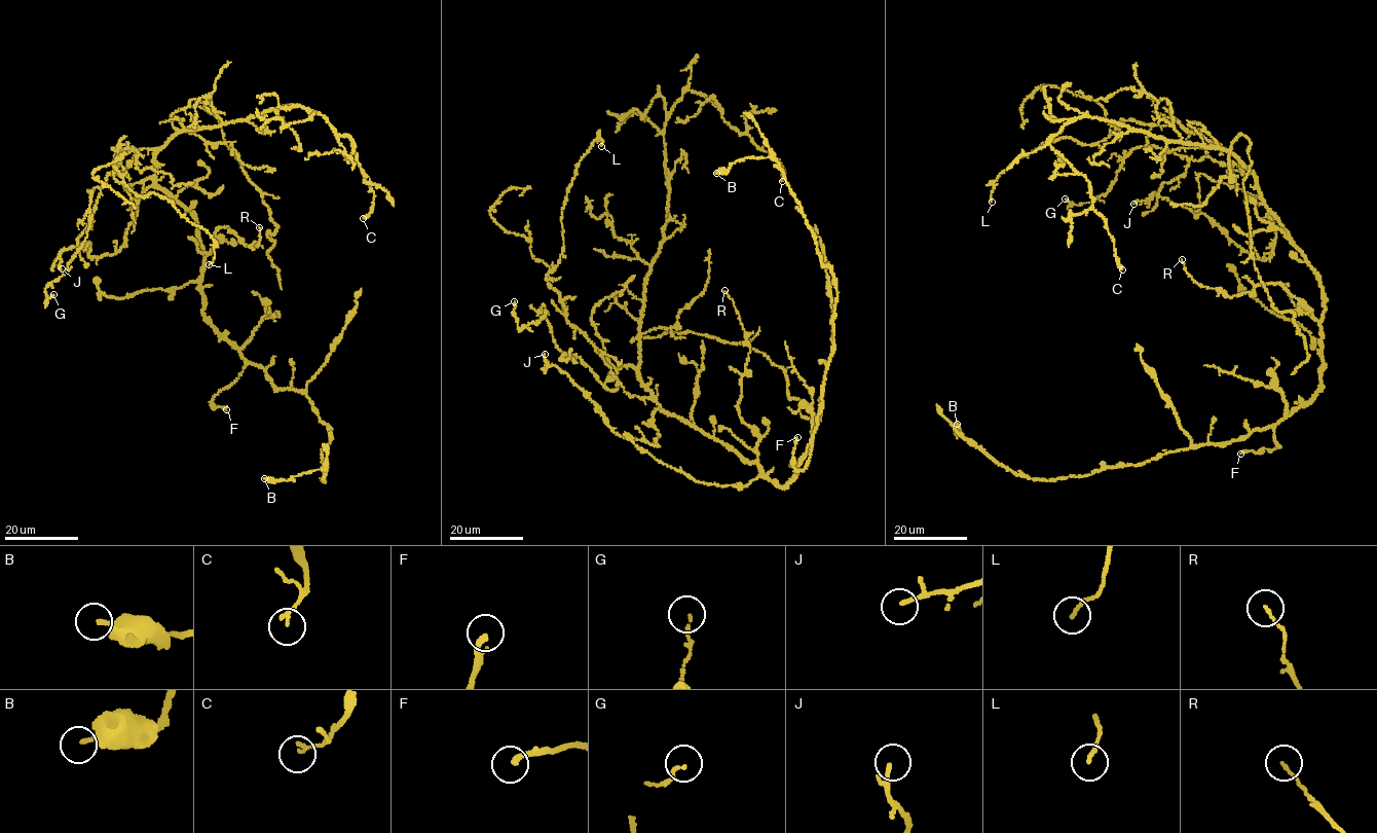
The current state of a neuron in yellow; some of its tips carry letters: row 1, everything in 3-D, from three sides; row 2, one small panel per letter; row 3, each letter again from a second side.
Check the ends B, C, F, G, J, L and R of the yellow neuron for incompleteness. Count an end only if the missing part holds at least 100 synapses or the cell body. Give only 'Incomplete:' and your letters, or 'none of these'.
Incomplete: none of these

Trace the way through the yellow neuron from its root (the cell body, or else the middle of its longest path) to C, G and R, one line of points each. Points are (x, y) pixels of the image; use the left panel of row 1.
C: (192, 214), (155, 184), (158, 148), (184, 130), (294, 105), (351, 139), (373, 192), (372, 212), (363, 218)
G: (192, 214), (155, 184), (157, 151), (141, 149), (88, 190), (86, 238), (45, 287), (46, 298), (53, 294)
R: (192, 214), (208, 254), (222, 240), (214, 234), (221, 226), (252, 249), (260, 239), (259, 227)

